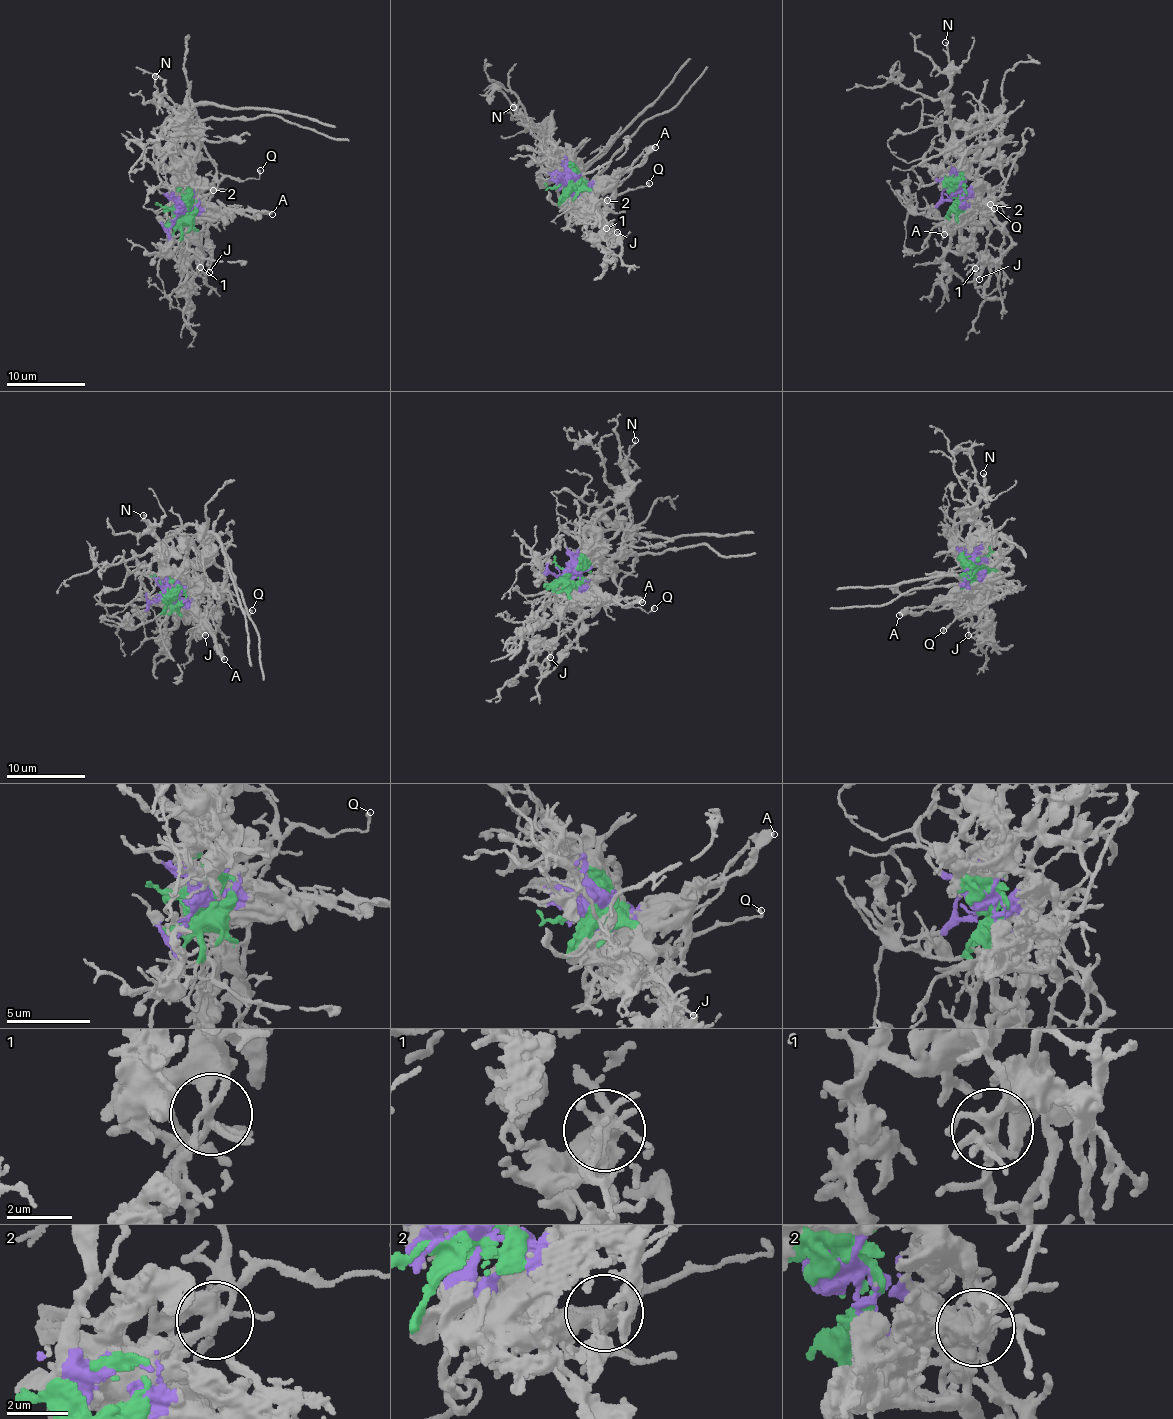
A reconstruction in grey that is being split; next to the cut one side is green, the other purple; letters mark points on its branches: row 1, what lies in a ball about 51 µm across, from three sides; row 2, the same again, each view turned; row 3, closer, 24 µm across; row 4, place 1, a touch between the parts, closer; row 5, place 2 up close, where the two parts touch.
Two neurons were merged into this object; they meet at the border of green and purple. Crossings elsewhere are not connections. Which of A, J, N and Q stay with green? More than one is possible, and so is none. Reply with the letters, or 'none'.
J, N

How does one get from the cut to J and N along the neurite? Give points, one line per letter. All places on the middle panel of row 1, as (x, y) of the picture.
J: (568, 181), (589, 192), (608, 223), (606, 228), (613, 228), (617, 232)
N: (568, 181), (570, 178), (548, 152), (545, 145), (549, 138), (545, 127), (541, 123), (520, 119), (513, 107)

